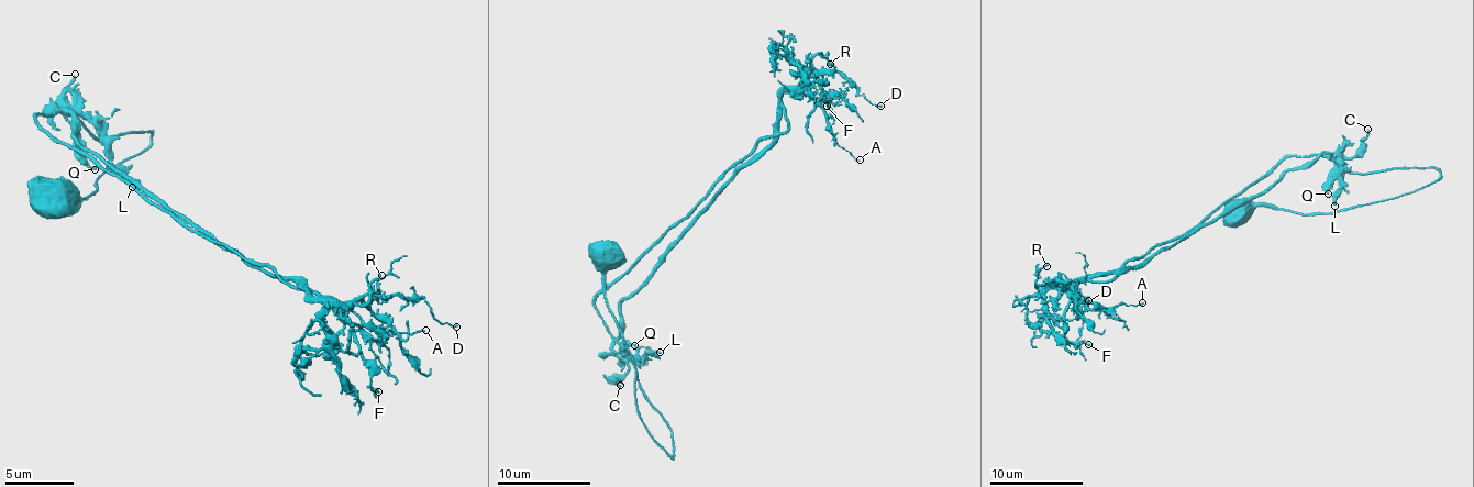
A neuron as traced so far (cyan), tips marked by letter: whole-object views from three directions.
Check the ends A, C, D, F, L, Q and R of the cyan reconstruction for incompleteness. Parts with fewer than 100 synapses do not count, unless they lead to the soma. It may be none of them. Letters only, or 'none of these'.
none of these

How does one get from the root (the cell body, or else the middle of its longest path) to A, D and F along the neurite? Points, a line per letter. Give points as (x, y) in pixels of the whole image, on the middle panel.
A: (607, 252), (636, 414), (672, 456), (618, 341), (620, 303), (772, 141), (785, 92), (809, 95), (860, 159)
D: (607, 252), (636, 414), (672, 456), (618, 341), (620, 303), (772, 141), (785, 92), (839, 72), (880, 106)
F: (607, 252), (636, 414), (672, 456), (618, 341), (620, 303), (772, 141), (785, 92), (822, 82), (827, 106)

